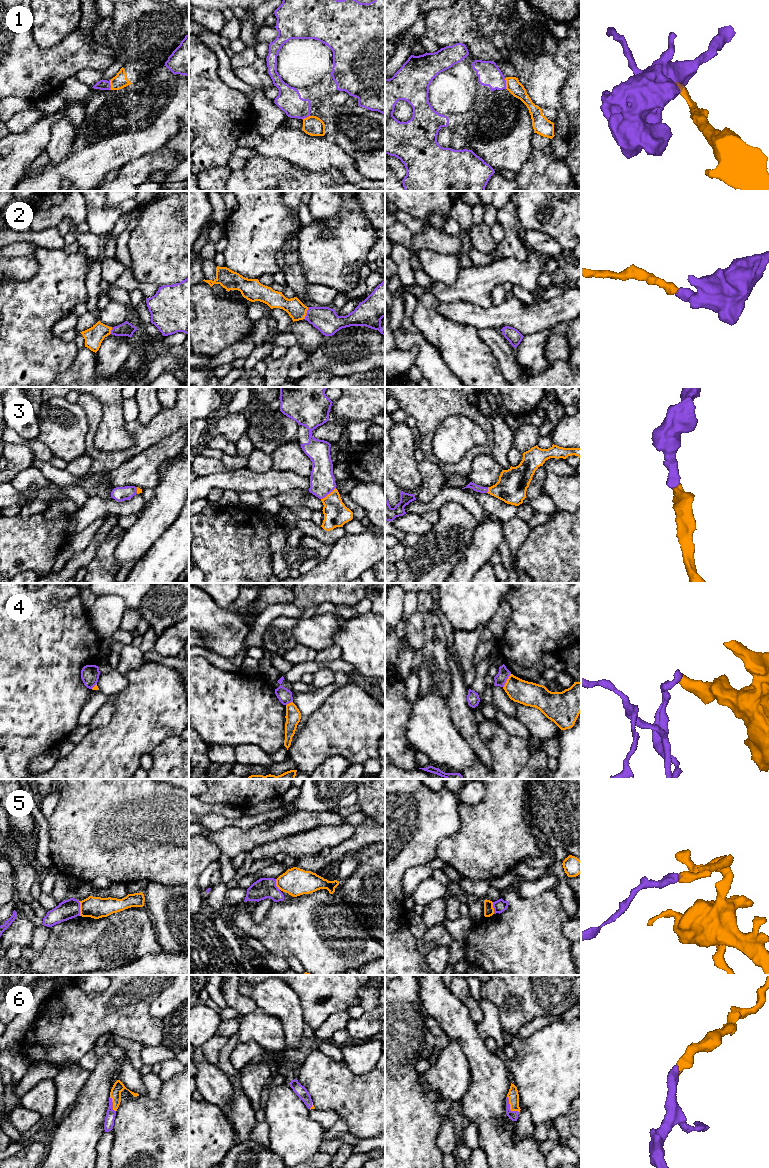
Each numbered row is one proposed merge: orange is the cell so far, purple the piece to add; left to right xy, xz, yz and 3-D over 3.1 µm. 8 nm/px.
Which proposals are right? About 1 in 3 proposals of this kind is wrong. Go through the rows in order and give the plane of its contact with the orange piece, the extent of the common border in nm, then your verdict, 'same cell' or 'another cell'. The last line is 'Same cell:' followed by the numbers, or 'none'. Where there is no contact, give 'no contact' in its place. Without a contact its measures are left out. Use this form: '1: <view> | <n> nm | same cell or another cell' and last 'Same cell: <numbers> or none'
1: yz | 90 nm | another cell
2: xz | 100 nm | same cell
3: xz | 160 nm | same cell
4: yz | 130 nm | another cell
5: xy | 120 nm | another cell
6: yz | 160 nm | same cell
Same cell: 2, 3, 6

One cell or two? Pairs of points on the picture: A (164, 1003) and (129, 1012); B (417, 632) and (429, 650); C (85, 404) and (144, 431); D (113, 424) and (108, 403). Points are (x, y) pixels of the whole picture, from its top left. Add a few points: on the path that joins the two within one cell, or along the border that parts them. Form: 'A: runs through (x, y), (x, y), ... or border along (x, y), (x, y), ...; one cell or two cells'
A: border along (164, 988), (150, 1006), (150, 1013), (160, 1020); two cells
B: border along (423, 617), (423, 642), (420, 645); two cells
C: runs through (92, 430), (91, 447), (101, 457), (127, 453); one cell
D: runs through (113, 419), (112, 408); one cell

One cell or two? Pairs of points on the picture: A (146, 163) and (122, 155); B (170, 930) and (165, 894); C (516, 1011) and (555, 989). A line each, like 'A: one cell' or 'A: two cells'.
A: two cells
B: one cell
C: one cell

